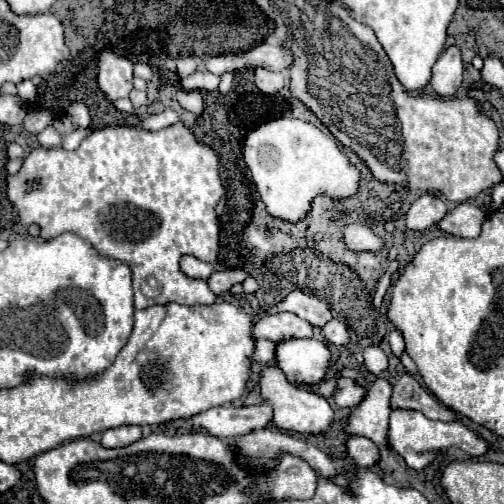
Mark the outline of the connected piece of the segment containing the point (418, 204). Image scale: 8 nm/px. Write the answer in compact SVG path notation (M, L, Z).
M422 194L414 200L406 212L406 226L410 230L426 230L440 222L448 212L448 206L442 198L434 194Z

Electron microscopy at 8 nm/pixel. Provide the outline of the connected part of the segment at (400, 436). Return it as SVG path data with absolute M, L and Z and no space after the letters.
M392 410L390 414L390 430L388 430L388 442L390 446L406 460L406 464L414 470L426 468L438 450L446 448L460 448L468 456L482 456L488 452L490 442L484 440L480 434L476 434L472 428L462 424L460 420L452 422L440 422L440 420L430 420L422 412L416 410Z

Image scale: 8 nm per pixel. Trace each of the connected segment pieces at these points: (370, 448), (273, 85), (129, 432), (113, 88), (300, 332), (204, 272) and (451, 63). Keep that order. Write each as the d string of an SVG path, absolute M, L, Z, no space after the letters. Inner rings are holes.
M352 436L352 438L348 440L346 448L348 448L350 460L352 460L356 466L360 466L360 468L370 468L370 466L374 466L374 464L380 460L380 450L378 450L378 446L376 446L372 440L364 438L364 436Z
M256 68L256 76L254 76L254 84L258 86L260 92L264 94L276 94L278 90L284 88L286 78L280 72L270 72L264 68Z
M118 426L118 428L110 428L102 434L100 444L104 448L122 448L128 446L136 440L142 438L142 430L140 426Z
M104 50L100 54L98 86L110 102L118 98L128 98L132 90L132 70L134 70L134 64L128 58L118 56L112 50Z
M292 312L262 316L254 326L254 338L272 340L274 344L290 338L310 338L312 326Z
M184 256L184 258L180 260L180 270L182 270L186 276L198 278L198 280L208 280L210 274L216 272L212 264L206 264L206 262L202 262L202 260L194 258L194 256Z
M450 46L436 60L430 84L438 96L452 98L462 86L462 76L464 76L464 64L460 58L460 48Z

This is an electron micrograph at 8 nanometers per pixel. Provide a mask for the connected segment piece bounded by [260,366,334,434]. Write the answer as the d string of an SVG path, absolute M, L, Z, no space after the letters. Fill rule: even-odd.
M278 366L266 368L262 372L260 386L262 386L262 398L272 404L274 422L282 430L292 430L292 432L300 432L300 434L322 434L322 432L330 430L332 420L334 420L334 410L330 408L328 400L318 394L312 394L308 390L300 390L300 388L292 386Z

